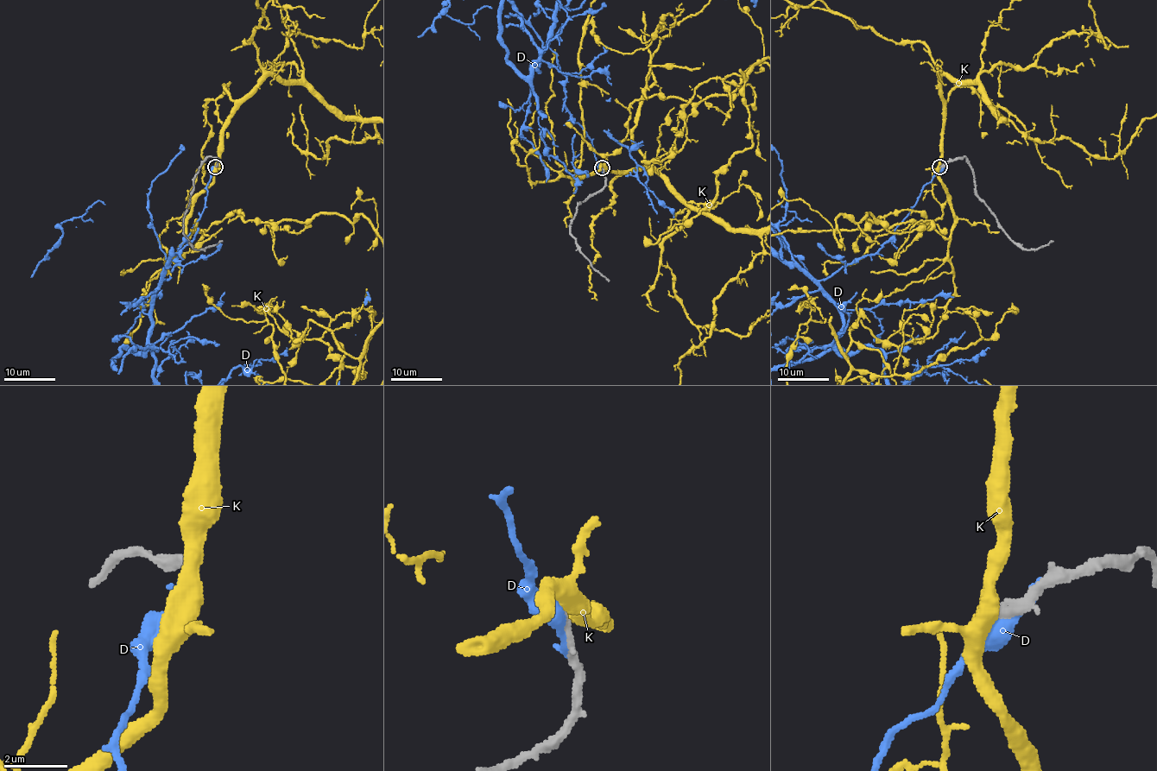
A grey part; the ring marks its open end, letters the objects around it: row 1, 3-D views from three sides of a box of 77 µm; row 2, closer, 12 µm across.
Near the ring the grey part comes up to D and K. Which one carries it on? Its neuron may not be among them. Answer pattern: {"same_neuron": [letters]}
{"same_neuron": []}

